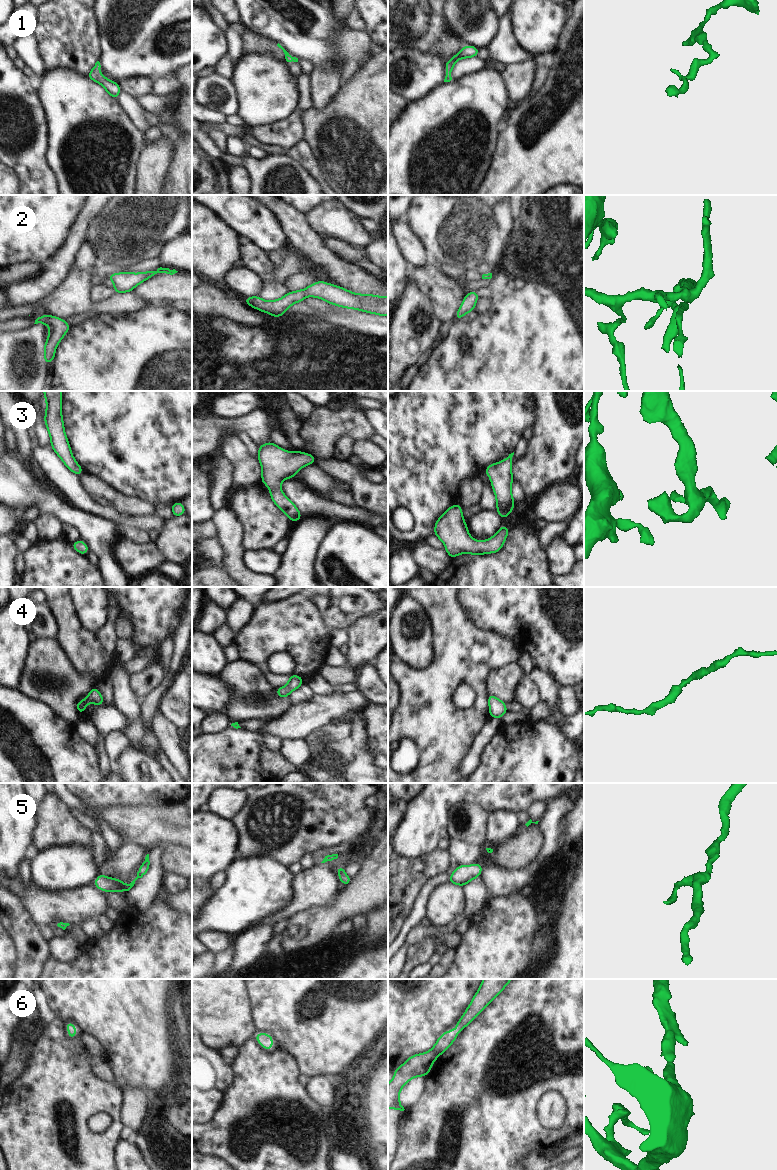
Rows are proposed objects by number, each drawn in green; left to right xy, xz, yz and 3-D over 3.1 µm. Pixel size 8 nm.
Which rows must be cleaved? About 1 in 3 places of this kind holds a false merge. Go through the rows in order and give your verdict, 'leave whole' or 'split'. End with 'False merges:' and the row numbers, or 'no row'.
1: leave whole
2: leave whole
3: leave whole
4: leave whole
5: leave whole
6: leave whole
False merges: no row

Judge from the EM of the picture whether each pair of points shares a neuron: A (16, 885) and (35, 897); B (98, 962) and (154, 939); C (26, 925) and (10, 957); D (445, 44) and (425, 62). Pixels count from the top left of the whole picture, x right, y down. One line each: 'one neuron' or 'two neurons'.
A: one neuron
B: one neuron
C: two neurons
D: two neurons

